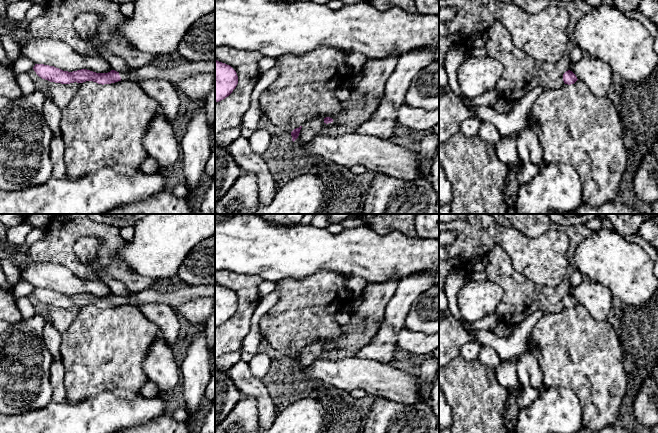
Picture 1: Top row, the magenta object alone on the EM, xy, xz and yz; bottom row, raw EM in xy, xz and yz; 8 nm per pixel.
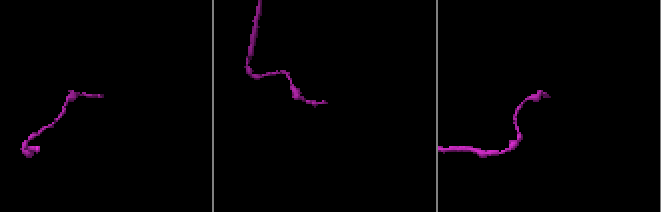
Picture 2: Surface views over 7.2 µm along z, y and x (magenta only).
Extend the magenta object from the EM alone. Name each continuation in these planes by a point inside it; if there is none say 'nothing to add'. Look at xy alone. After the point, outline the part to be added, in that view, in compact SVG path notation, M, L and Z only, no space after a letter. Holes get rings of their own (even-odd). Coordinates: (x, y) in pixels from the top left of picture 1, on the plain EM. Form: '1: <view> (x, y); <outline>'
1: xy (187, 293); M185 285L173 292L159 293L153 289L147 289L138 293L133 293L131 296L119 296L119 299L122 305L163 303L175 308L182 303L186 303L200 297L214 295L215 285Z

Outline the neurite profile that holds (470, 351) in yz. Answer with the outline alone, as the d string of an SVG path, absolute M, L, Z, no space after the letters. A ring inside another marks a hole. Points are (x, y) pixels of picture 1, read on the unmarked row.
M478 340L467 342L462 346L459 355L467 361L476 360L482 347L483 345Z

